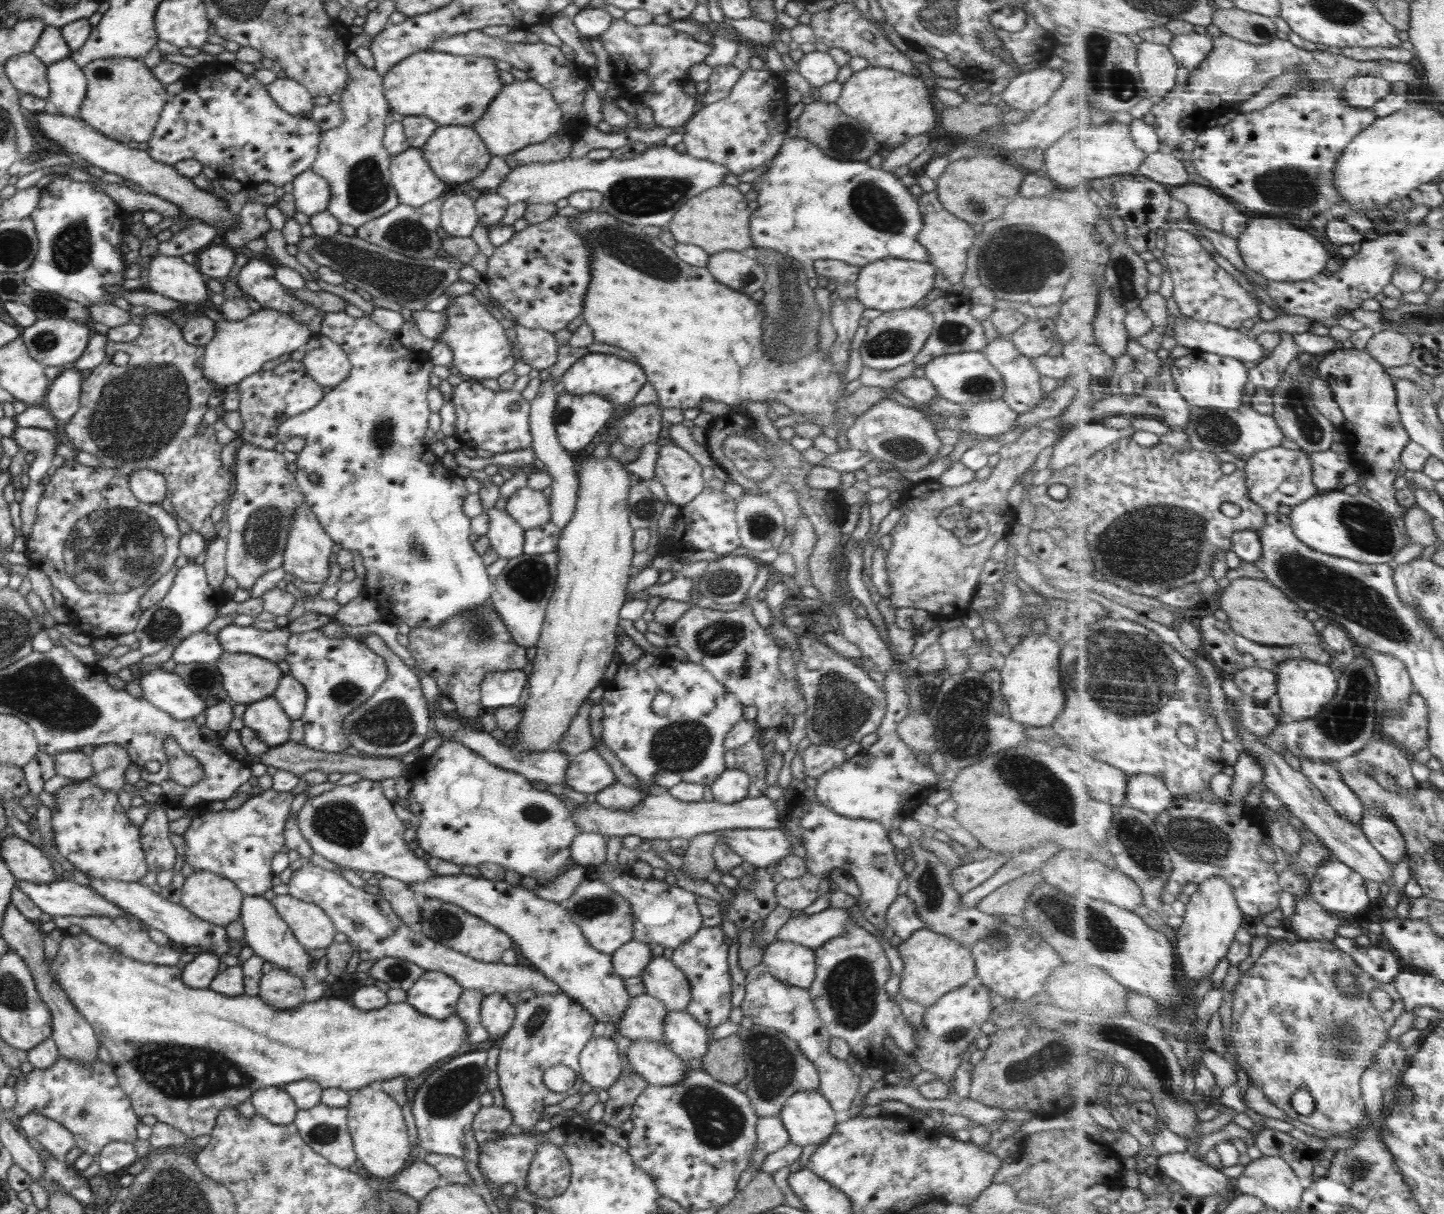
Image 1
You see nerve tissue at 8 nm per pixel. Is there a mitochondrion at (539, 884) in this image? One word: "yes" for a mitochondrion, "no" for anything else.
no

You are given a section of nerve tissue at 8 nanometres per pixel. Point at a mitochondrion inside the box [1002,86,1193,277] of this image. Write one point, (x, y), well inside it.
(1015, 239)

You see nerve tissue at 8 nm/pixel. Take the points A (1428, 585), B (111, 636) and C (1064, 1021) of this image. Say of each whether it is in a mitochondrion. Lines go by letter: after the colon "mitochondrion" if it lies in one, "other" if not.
A: mitochondrion
B: other
C: mitochondrion

